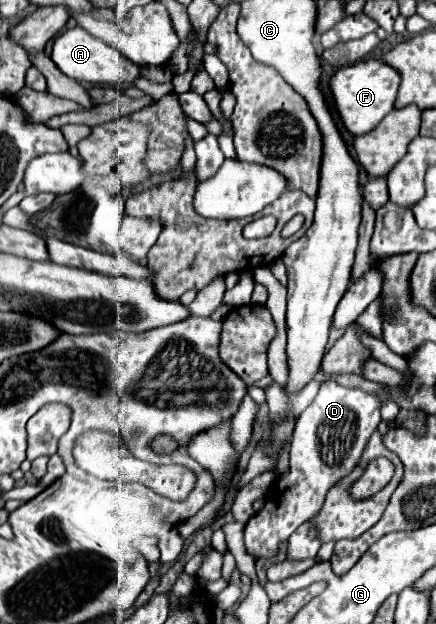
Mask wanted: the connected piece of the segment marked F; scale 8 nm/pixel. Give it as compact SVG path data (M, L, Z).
M370 58L370 60L356 62L352 66L340 68L332 76L330 86L332 86L334 100L336 100L336 108L344 120L344 126L354 136L362 136L374 130L380 124L380 120L394 110L394 102L396 102L398 88L400 88L400 74L398 70L388 66L384 60Z

